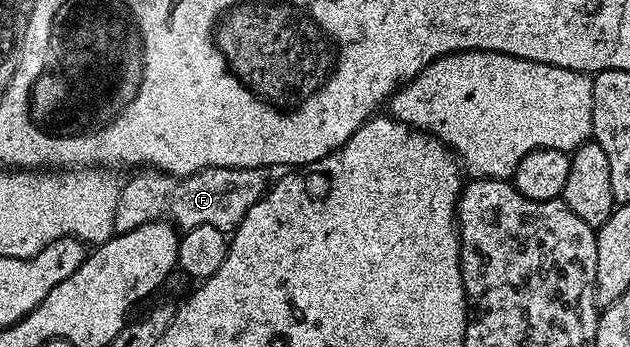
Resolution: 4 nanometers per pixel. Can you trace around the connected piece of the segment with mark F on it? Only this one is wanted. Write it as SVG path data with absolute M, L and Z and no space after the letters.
M209 166L206 170L189 174L187 178L176 178L153 168L142 168L135 174L138 174L135 178L123 181L118 191L115 234L132 232L134 228L159 220L169 220L183 231L200 224L212 224L212 228L233 232L240 220L244 220L248 208L262 199L272 182L271 171L266 168Z

